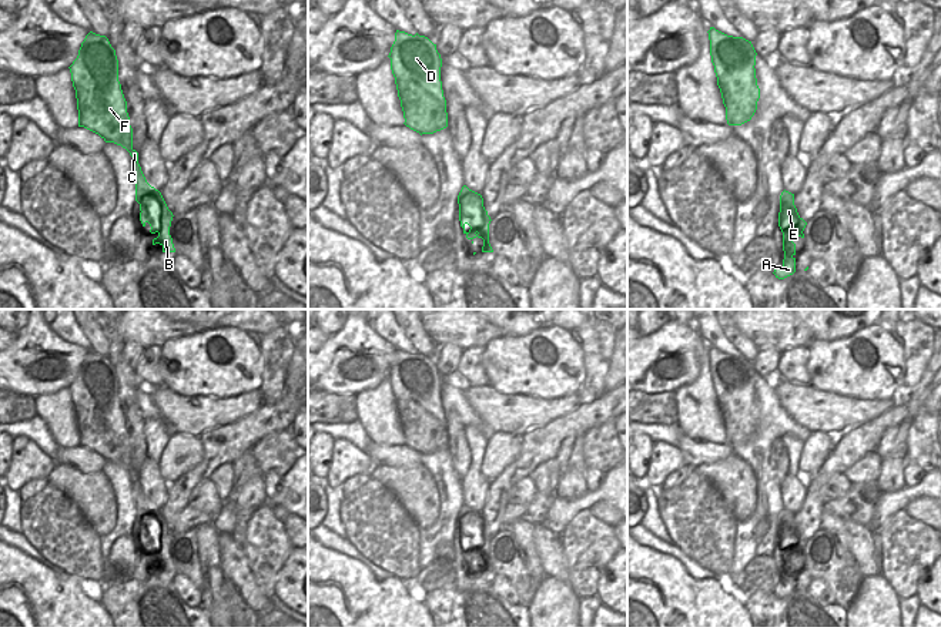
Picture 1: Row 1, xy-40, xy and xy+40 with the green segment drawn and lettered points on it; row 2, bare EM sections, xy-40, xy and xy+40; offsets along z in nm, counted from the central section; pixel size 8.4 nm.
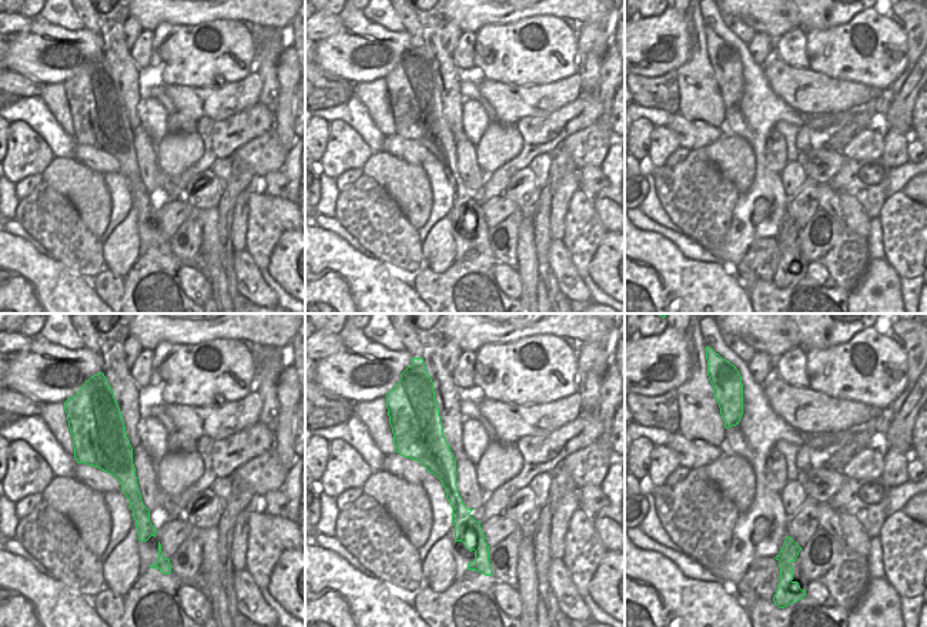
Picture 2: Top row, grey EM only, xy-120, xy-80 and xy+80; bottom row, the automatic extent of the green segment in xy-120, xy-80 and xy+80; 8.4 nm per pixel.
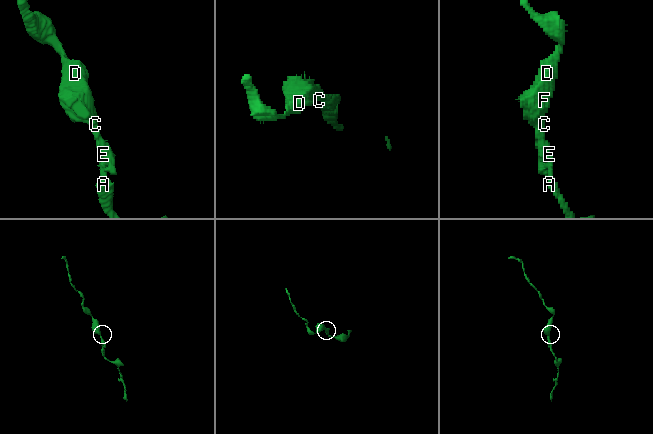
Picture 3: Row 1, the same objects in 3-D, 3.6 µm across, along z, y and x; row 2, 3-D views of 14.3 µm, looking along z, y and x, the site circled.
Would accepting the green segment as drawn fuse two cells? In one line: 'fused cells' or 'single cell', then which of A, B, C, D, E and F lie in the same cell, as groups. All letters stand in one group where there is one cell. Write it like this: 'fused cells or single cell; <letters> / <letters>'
single cell; A B C D E F

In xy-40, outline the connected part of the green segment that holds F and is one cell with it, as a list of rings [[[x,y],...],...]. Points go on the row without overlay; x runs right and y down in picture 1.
[[[90,351],[78,369],[77,378],[68,386],[76,409],[78,446],[98,453],[106,462],[125,467],[133,476],[133,499],[135,520],[140,523],[140,540],[148,542],[151,553],[158,553],[153,564],[160,563],[163,571],[175,571],[170,546],[173,532],[161,512],[151,506],[138,483],[138,472],[133,467],[133,447],[127,432],[121,403],[118,400],[118,379],[106,355]]]

